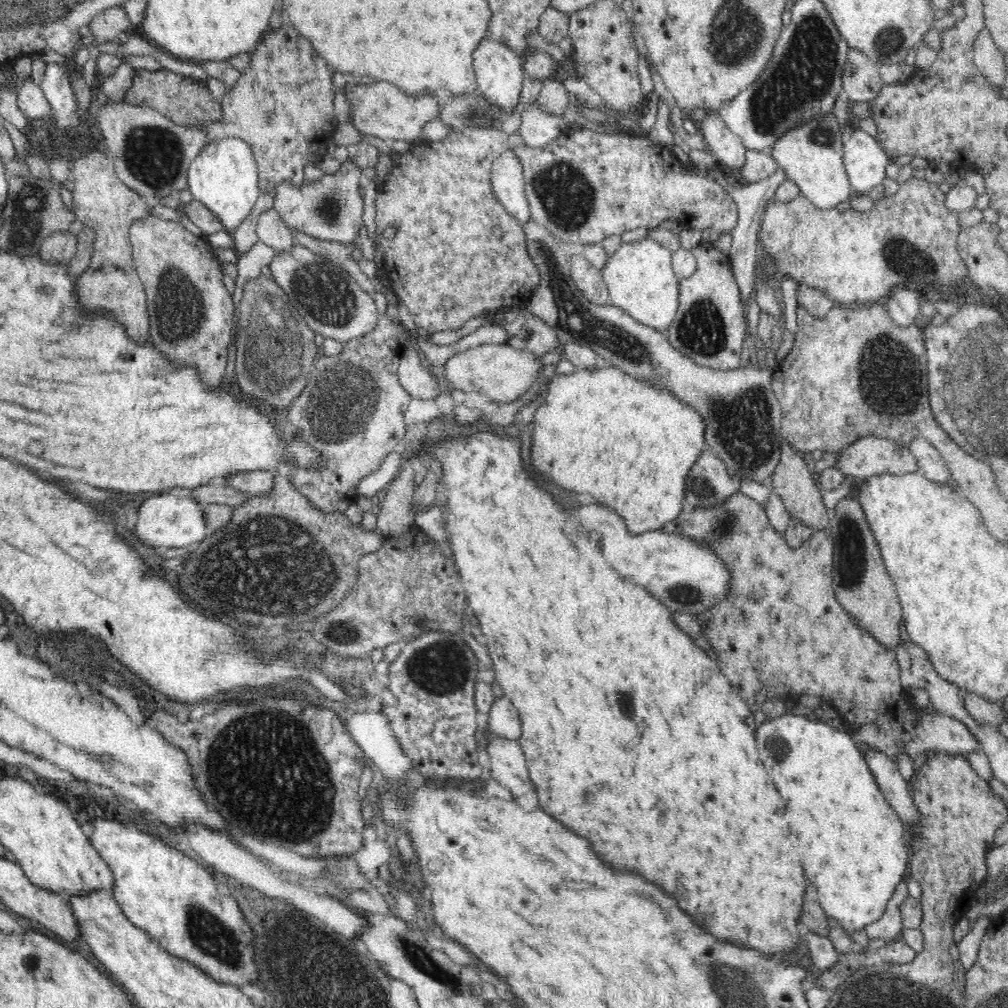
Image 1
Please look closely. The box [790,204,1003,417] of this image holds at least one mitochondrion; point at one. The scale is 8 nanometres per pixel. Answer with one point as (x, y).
(898, 255)

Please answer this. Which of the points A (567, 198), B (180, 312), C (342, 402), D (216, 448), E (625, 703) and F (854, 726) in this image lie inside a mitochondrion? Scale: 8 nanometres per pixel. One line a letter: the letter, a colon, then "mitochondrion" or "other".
A: mitochondrion
B: mitochondrion
C: mitochondrion
D: other
E: other
F: other

